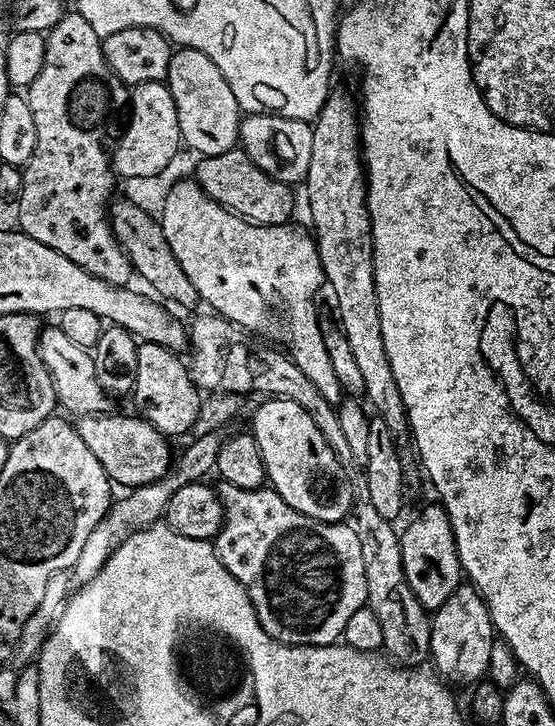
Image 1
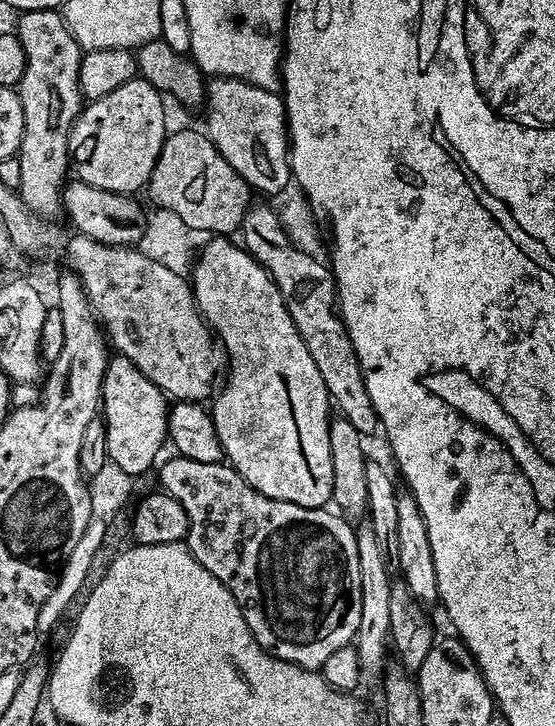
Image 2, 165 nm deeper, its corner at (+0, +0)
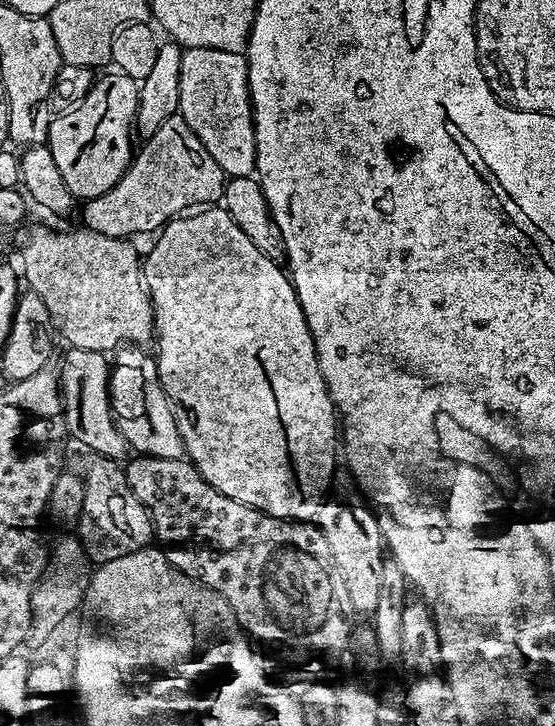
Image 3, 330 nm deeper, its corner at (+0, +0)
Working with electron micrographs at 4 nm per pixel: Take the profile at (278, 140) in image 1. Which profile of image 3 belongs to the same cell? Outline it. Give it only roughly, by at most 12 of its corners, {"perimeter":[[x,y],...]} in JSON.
{"perimeter":[[184,48],[178,114],[225,177],[255,173],[244,52]]}

